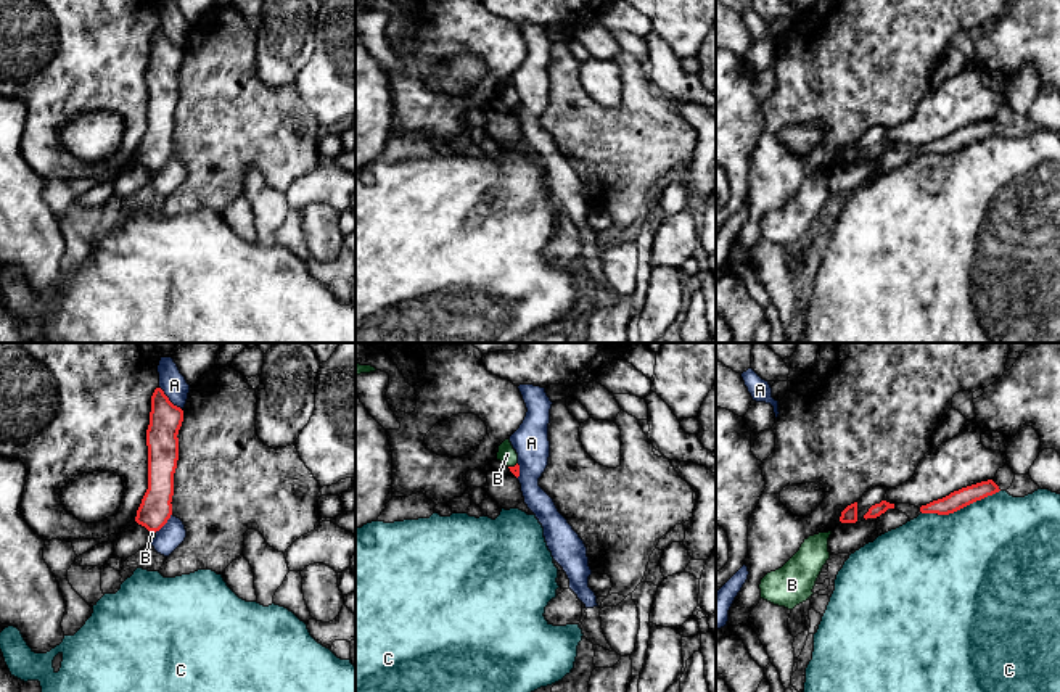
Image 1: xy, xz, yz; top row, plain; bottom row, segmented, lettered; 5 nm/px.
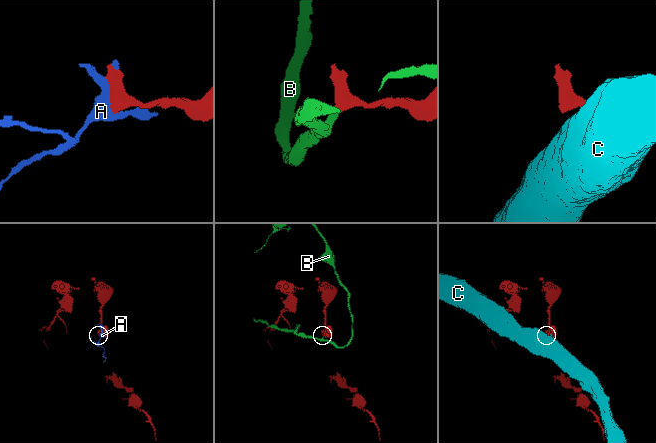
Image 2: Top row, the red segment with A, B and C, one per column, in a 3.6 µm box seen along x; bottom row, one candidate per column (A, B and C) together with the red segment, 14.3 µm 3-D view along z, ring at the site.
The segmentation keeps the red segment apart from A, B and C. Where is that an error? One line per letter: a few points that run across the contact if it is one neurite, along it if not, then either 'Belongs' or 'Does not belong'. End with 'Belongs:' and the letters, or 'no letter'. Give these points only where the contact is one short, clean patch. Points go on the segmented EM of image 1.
A: Does not belong
B: Line: xz (517, 462), (509, 467). Does not belong
C: Does not belong
Belongs: no letter

